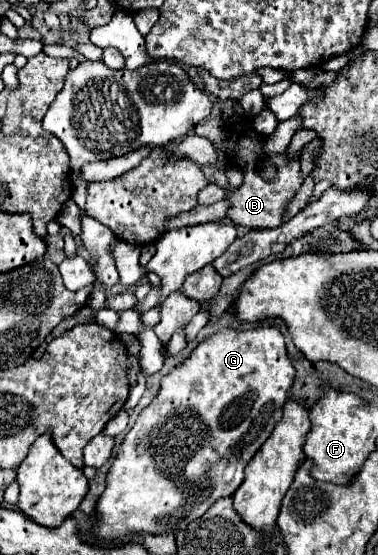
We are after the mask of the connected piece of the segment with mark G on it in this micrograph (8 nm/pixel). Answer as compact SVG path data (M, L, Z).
M256 327L250 331L232 331L232 329L222 329L216 335L212 335L210 339L202 341L192 353L190 357L180 363L178 367L174 367L164 379L162 379L162 387L160 393L154 397L154 401L138 415L134 427L130 429L130 433L126 435L124 443L120 445L118 457L114 459L112 467L108 469L106 475L106 489L102 493L102 497L98 499L98 507L96 507L96 517L98 523L94 525L94 533L102 539L120 539L130 531L140 531L140 533L176 533L180 529L186 529L188 523L192 523L194 519L202 517L218 499L222 497L232 497L234 491L240 487L242 479L244 479L244 467L248 465L248 461L252 459L252 455L256 455L256 451L264 445L264 441L268 439L268 435L272 433L274 425L280 421L282 417L282 407L288 399L288 391L292 387L294 381L294 367L290 365L290 359L286 355L286 343L284 343L284 335L280 333L278 327Z

